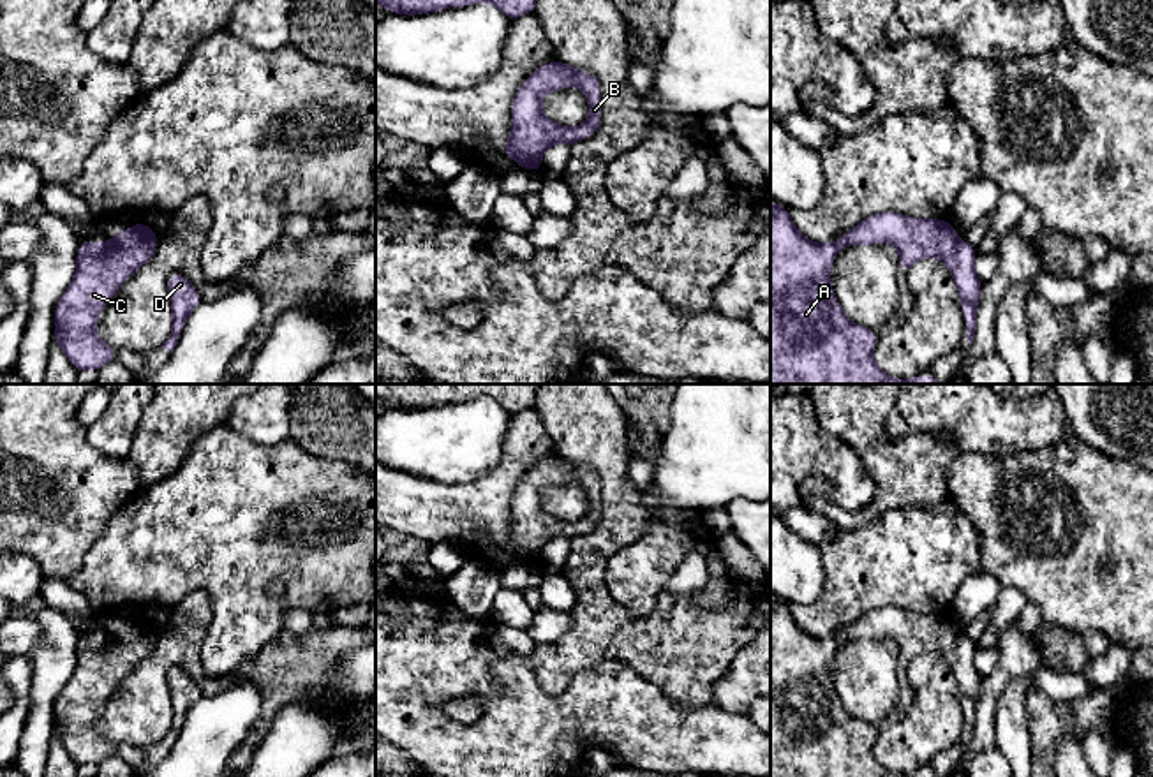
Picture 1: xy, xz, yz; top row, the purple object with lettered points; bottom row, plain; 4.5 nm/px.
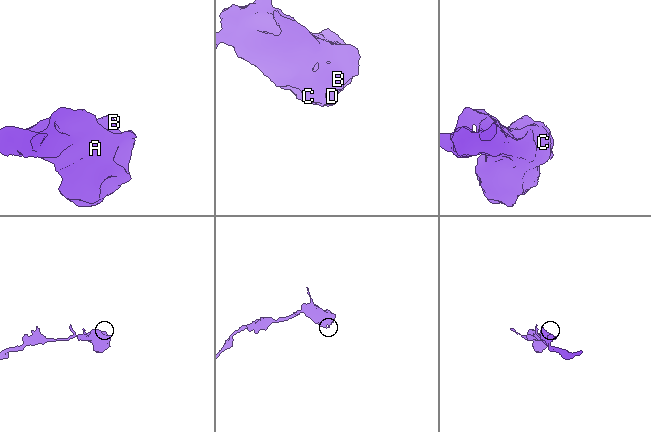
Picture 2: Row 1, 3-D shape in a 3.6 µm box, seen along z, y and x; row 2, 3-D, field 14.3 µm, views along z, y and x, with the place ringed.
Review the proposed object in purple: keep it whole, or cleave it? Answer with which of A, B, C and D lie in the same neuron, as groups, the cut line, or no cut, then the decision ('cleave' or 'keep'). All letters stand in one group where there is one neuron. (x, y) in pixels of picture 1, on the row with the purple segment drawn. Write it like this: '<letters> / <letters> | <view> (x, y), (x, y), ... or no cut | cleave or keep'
A B C D | no cut | keep

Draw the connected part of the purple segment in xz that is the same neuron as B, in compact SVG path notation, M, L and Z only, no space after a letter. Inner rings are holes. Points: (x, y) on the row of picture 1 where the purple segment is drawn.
M554 60L539 65L520 86L511 106L511 134L504 155L527 171L541 171L545 150L555 143L571 146L591 137L601 125L601 90L592 72L576 70ZM564 86L578 86L589 106L589 118L578 127L564 127L547 118L541 100Z

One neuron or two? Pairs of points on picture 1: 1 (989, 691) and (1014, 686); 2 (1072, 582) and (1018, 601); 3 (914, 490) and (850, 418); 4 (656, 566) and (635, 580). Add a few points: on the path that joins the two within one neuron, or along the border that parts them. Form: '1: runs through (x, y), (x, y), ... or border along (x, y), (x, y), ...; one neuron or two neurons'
1: border along (1039, 666), (1009, 680), (993, 728); two neurons
2: border along (1004, 585), (1016, 587), (1028, 599); two neurons
3: runs through (900, 473), (866, 436); one neuron
4: runs through (651, 566), (640, 575); one neuron

